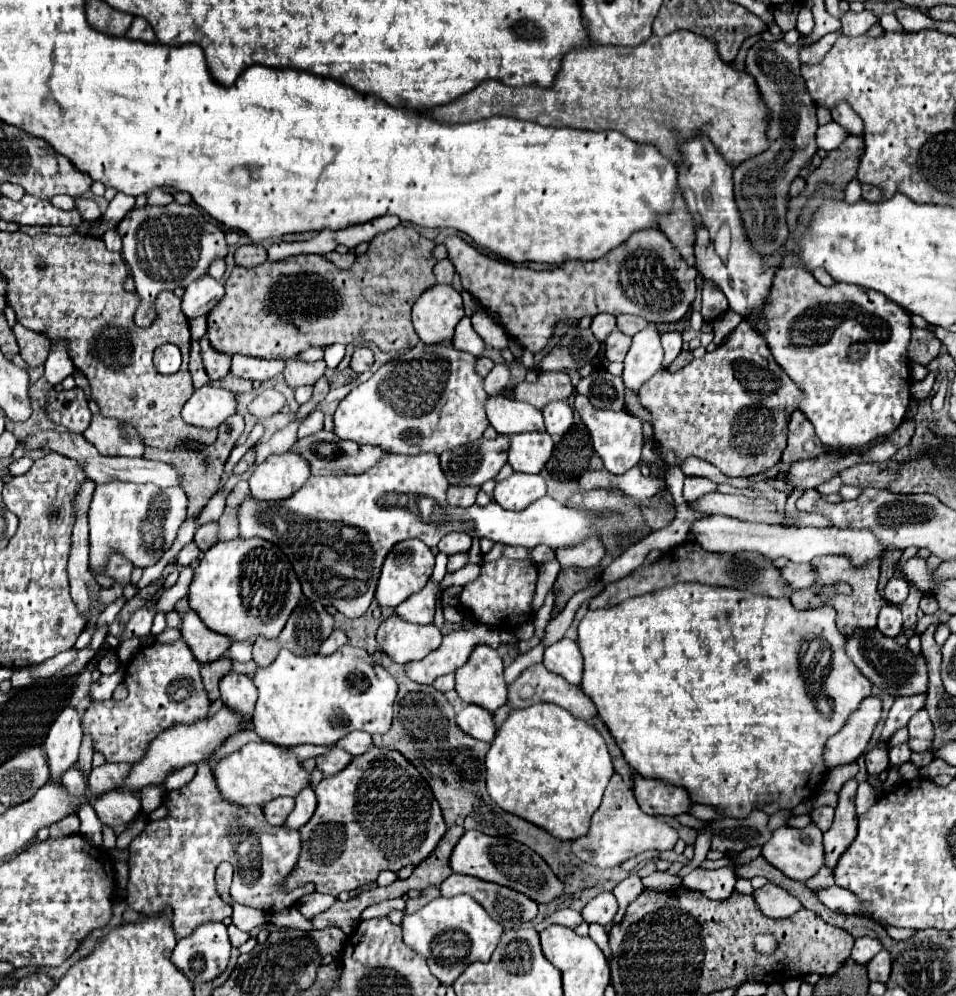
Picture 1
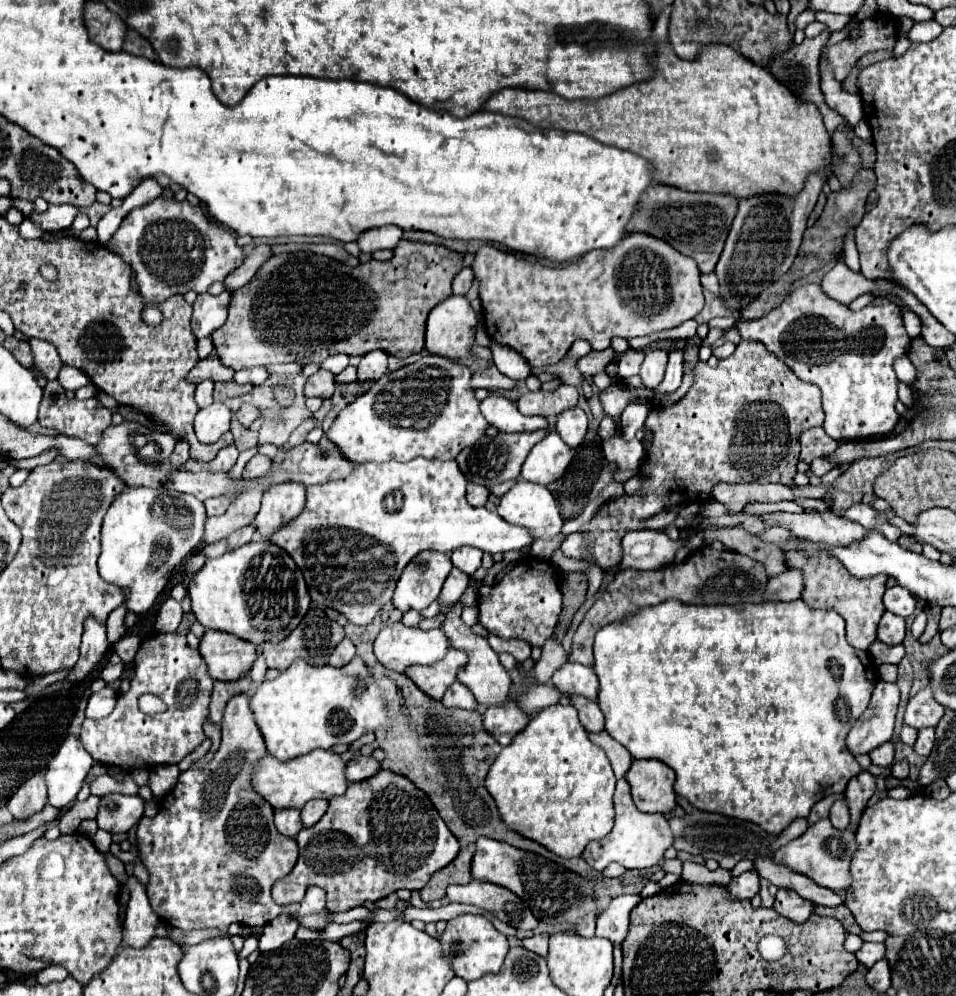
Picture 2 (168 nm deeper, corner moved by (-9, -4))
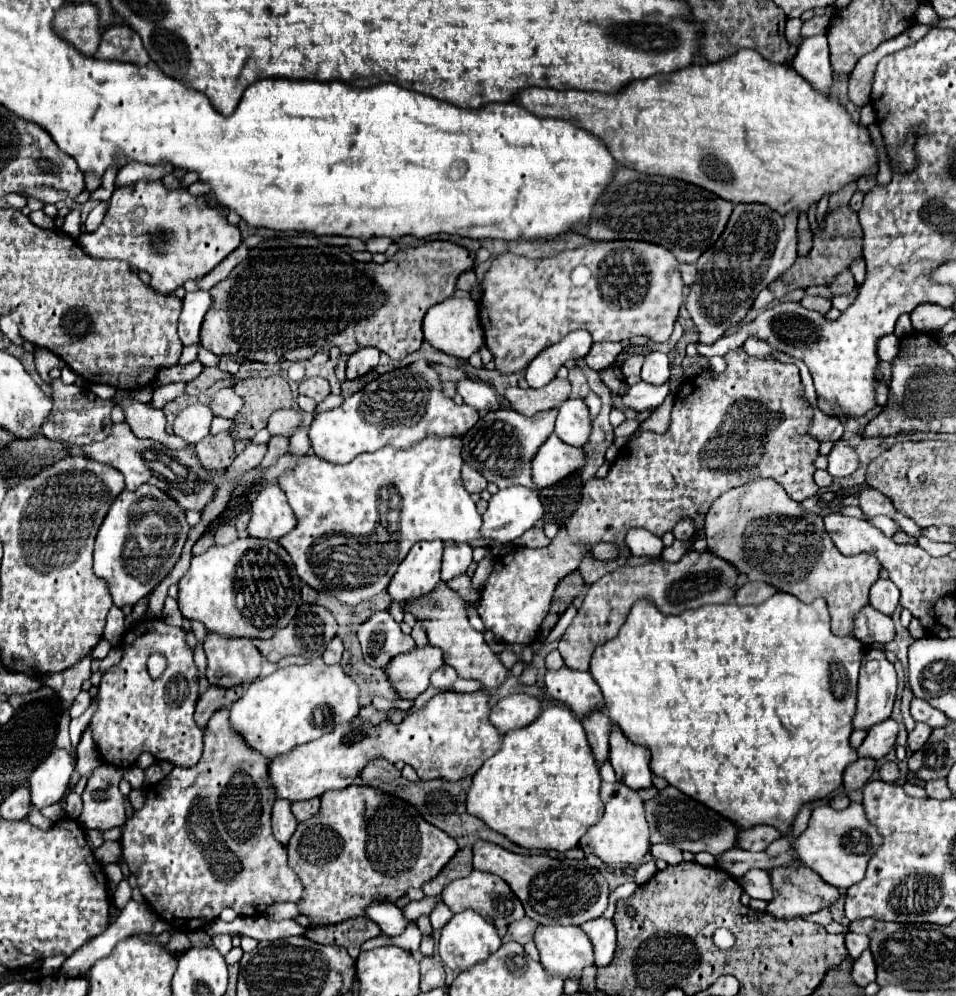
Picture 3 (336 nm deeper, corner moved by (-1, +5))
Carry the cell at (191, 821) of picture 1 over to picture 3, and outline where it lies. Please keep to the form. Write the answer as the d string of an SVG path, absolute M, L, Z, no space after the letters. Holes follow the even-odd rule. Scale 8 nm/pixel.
M222 708L218 714L214 714L208 722L208 726L204 728L204 752L200 762L194 768L174 768L166 778L162 778L160 782L152 784L146 790L146 802L140 810L134 810L132 818L126 820L124 828L122 828L122 850L124 850L124 862L128 864L128 868L132 870L132 874L136 876L138 882L138 890L142 892L142 896L146 898L146 902L158 912L158 916L168 922L170 926L174 926L180 932L192 932L192 930L200 930L202 926L206 926L208 922L212 922L214 918L220 916L220 912L224 908L234 908L240 916L264 916L266 908L270 904L276 902L298 902L302 896L302 884L298 880L298 876L294 876L294 870L288 866L288 856L286 856L286 848L282 844L278 844L272 836L270 830L270 814L272 814L272 806L276 802L276 790L270 784L268 778L268 760L250 750L246 746L246 742L234 734L234 730L230 728L230 720L228 720L228 710Z

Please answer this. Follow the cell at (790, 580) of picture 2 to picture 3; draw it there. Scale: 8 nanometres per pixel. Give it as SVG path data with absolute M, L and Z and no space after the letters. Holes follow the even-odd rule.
M746 582L734 596L736 604L762 604L766 602L772 594L776 594L774 588L770 588L770 584L754 584L754 582Z

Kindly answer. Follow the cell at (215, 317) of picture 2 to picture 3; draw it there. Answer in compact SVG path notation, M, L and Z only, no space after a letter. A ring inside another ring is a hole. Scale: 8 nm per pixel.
M196 290L196 292L188 292L184 296L184 306L182 306L182 314L180 314L180 322L178 322L178 334L184 346L192 346L198 344L198 334L200 334L200 326L204 320L206 310L210 308L212 300L208 292Z

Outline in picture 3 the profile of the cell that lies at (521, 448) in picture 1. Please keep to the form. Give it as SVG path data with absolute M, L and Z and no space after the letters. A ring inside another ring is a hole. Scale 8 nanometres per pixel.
M552 434L538 450L538 456L532 460L532 476L538 488L548 488L562 478L580 472L584 464L586 454L582 448L568 446L556 434Z

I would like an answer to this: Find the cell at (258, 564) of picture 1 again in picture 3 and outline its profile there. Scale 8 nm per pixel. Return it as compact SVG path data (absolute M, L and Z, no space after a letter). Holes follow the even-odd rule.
M238 538L226 546L212 546L204 554L194 556L188 572L180 580L178 606L184 618L202 622L208 632L226 638L272 638L276 630L286 628L300 606L300 580L286 550L272 540Z

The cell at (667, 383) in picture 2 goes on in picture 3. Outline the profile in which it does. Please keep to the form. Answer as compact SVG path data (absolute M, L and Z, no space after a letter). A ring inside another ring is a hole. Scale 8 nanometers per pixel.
M638 382L628 388L628 392L622 398L622 406L630 408L634 412L644 412L644 410L654 410L664 402L668 396L668 384L662 384L658 388L652 388L652 384Z

